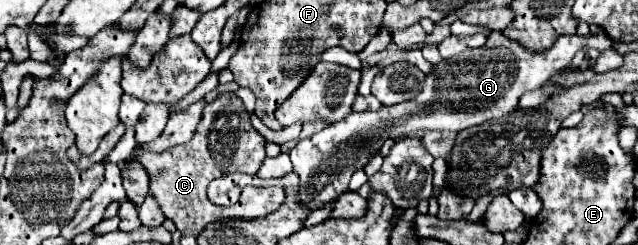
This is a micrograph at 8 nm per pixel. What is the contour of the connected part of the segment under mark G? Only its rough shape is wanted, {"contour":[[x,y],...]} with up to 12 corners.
{"contour":[[602,30],[532,54],[492,32],[418,98],[352,112],[290,152],[300,202],[348,190],[388,138],[506,116]]}

